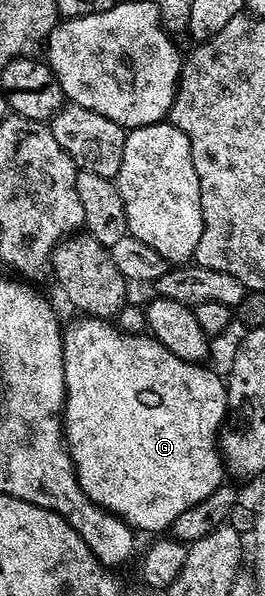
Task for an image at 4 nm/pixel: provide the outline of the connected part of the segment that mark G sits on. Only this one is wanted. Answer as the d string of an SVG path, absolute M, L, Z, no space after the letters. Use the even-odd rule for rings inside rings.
M143 333L137 334L136 339L128 339L128 375L124 375L124 379L116 379L116 387L112 387L112 383L108 383L108 387L104 387L104 391L100 391L100 383L96 383L96 391L92 391L92 387L88 387L88 391L84 391L84 383L72 383L72 395L64 395L64 413L62 416L64 441L68 445L72 464L76 467L76 476L80 482L80 488L86 493L86 497L90 497L90 501L94 501L99 507L110 512L111 515L123 519L129 527L137 532L156 531L152 533L164 533L171 528L174 517L186 513L186 509L198 505L198 501L210 497L210 493L214 493L214 489L222 486L223 479L220 478L225 478L226 471L222 466L218 440L228 414L228 389L221 376L219 379L208 368L208 365L187 363L185 359L174 357L174 353L170 353L170 349L166 349L158 340ZM132 347L136 347L136 355L140 355L140 363L136 363L136 367L132 367Z

